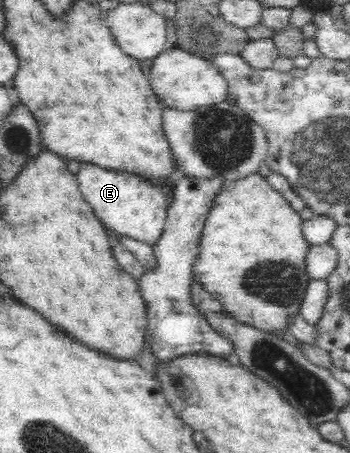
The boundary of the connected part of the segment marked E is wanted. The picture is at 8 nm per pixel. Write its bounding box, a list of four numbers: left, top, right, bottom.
[76,163,172,246]

